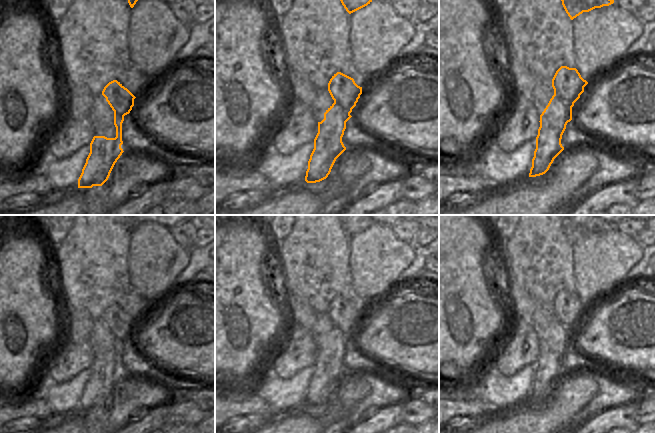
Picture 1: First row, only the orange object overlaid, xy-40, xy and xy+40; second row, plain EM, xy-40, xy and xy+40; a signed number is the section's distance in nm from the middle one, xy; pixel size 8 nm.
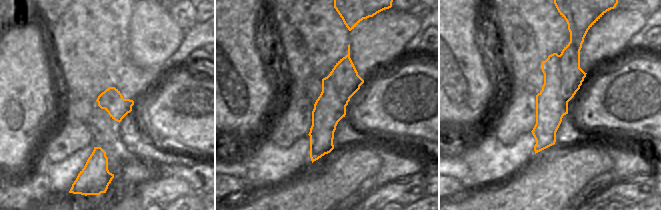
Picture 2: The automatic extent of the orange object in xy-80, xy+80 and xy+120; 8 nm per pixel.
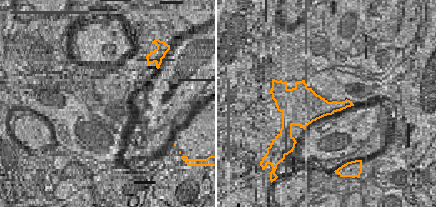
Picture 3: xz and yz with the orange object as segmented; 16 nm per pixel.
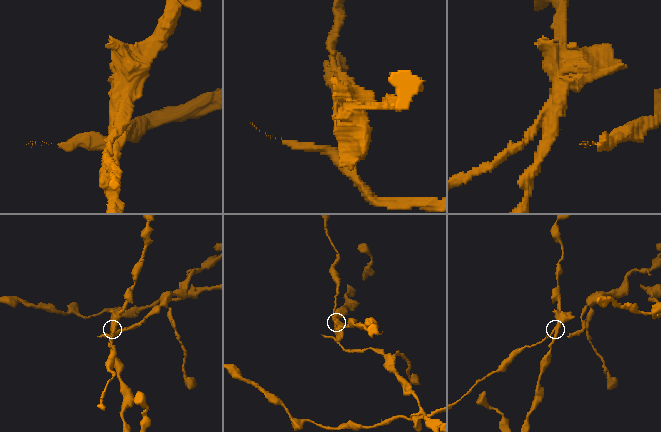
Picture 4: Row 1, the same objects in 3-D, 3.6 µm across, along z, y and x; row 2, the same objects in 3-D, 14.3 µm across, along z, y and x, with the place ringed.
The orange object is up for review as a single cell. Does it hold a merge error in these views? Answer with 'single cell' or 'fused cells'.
fused cells

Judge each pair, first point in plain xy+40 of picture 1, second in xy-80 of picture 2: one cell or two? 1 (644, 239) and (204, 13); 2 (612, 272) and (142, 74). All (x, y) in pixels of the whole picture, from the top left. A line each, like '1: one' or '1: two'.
1: one
2: two

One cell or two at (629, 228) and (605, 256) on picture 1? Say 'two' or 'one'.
two

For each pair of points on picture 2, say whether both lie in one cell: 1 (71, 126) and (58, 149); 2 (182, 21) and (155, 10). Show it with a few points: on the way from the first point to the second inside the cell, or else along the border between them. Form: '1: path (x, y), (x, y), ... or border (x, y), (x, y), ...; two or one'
1: path (70, 132), (70, 135), (62, 143); one
2: border (167, 10), (171, 18), (183, 31); two

